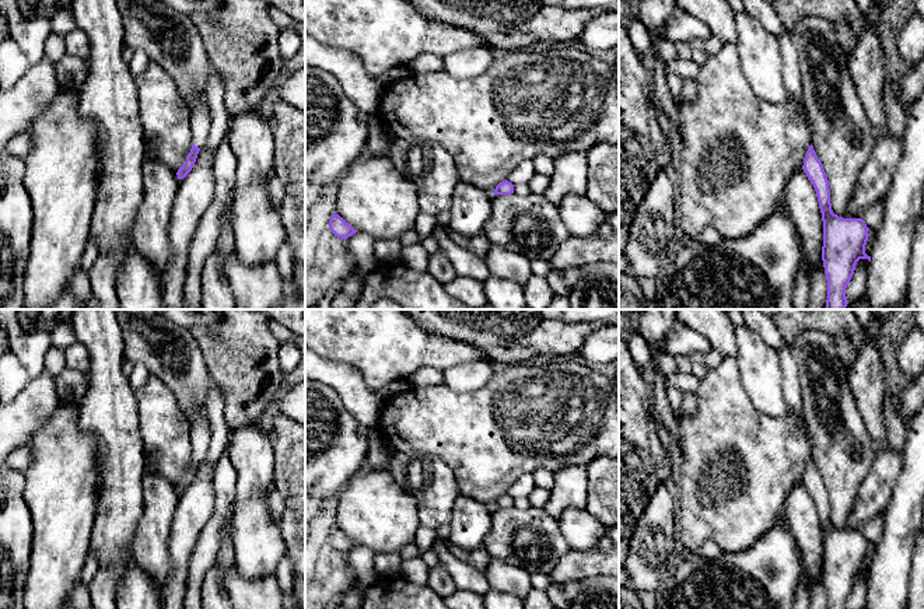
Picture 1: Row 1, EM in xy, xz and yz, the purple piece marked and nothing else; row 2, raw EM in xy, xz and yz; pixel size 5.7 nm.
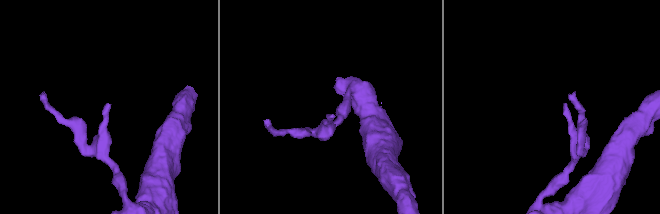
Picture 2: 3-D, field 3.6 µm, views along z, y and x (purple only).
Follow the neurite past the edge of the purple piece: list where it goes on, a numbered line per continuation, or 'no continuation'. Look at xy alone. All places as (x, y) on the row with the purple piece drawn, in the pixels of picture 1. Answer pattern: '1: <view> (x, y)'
1: xy (200, 122)

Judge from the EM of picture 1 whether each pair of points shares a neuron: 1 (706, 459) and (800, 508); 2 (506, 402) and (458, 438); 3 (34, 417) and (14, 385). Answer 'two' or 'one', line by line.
1: two
2: one
3: two

